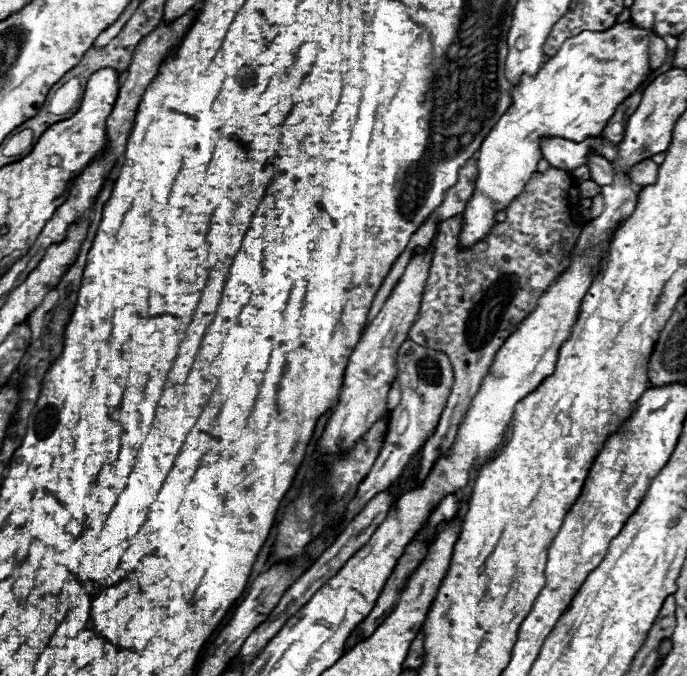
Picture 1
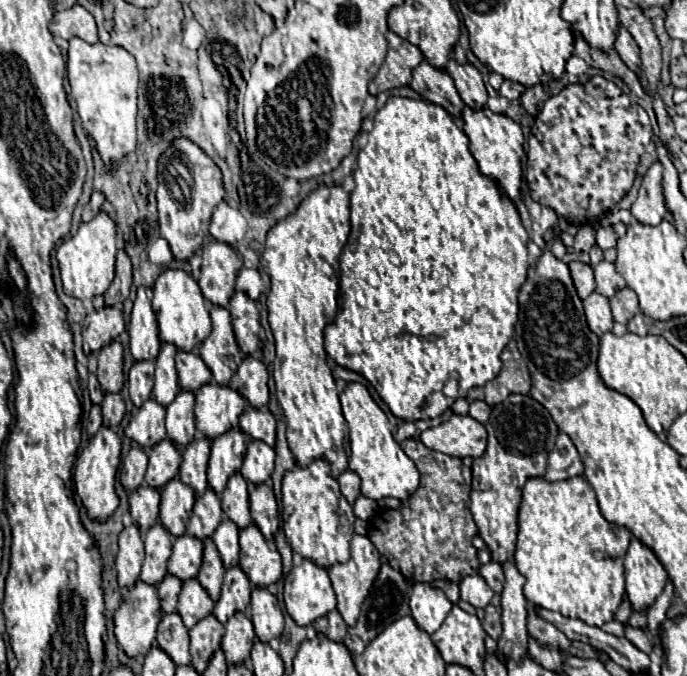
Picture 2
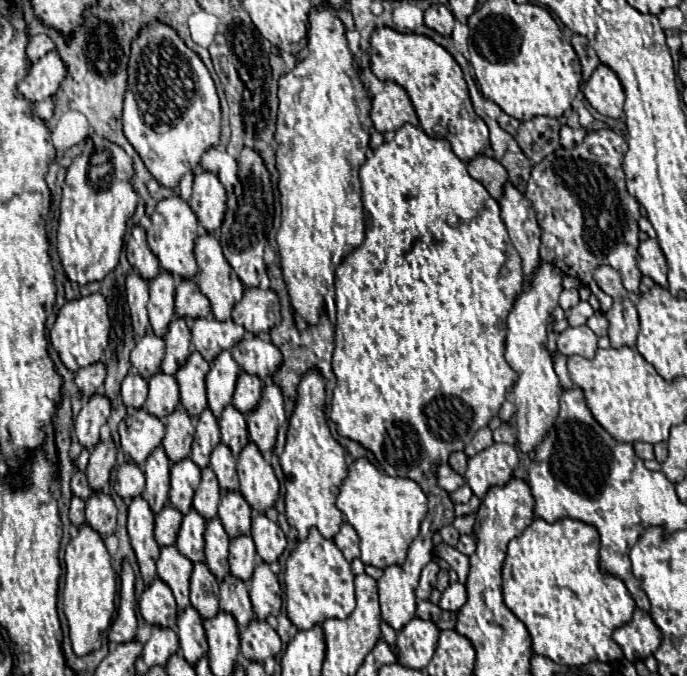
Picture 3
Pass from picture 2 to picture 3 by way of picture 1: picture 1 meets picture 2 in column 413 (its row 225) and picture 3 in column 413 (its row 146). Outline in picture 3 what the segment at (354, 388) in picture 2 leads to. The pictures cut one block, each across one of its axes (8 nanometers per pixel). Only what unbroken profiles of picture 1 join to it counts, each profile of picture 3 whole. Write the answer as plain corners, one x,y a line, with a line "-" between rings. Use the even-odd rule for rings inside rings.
358,458
342,480
336,506
342,510
346,522
358,532
362,562
384,570
390,564
404,562
408,546
418,536
420,524
426,518
428,498
414,480
392,478
378,470
368,458

